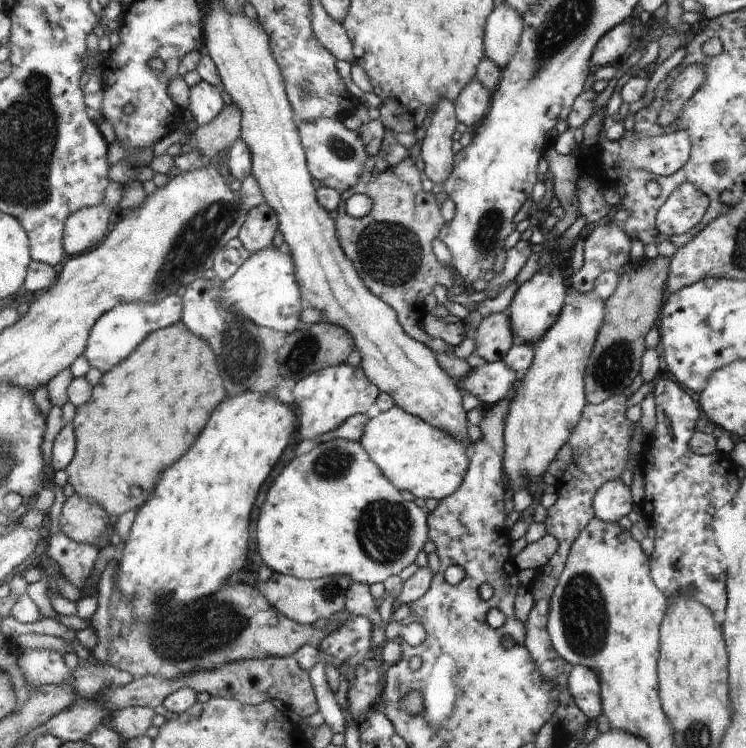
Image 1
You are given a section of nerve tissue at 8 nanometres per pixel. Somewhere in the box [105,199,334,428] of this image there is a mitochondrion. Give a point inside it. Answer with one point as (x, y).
(238, 350)

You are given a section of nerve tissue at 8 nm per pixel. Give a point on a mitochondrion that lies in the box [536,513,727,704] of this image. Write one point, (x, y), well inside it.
(584, 614)

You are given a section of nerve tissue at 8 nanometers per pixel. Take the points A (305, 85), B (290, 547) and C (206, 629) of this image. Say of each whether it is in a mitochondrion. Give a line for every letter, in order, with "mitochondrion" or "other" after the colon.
A: mitochondrion
B: other
C: mitochondrion

